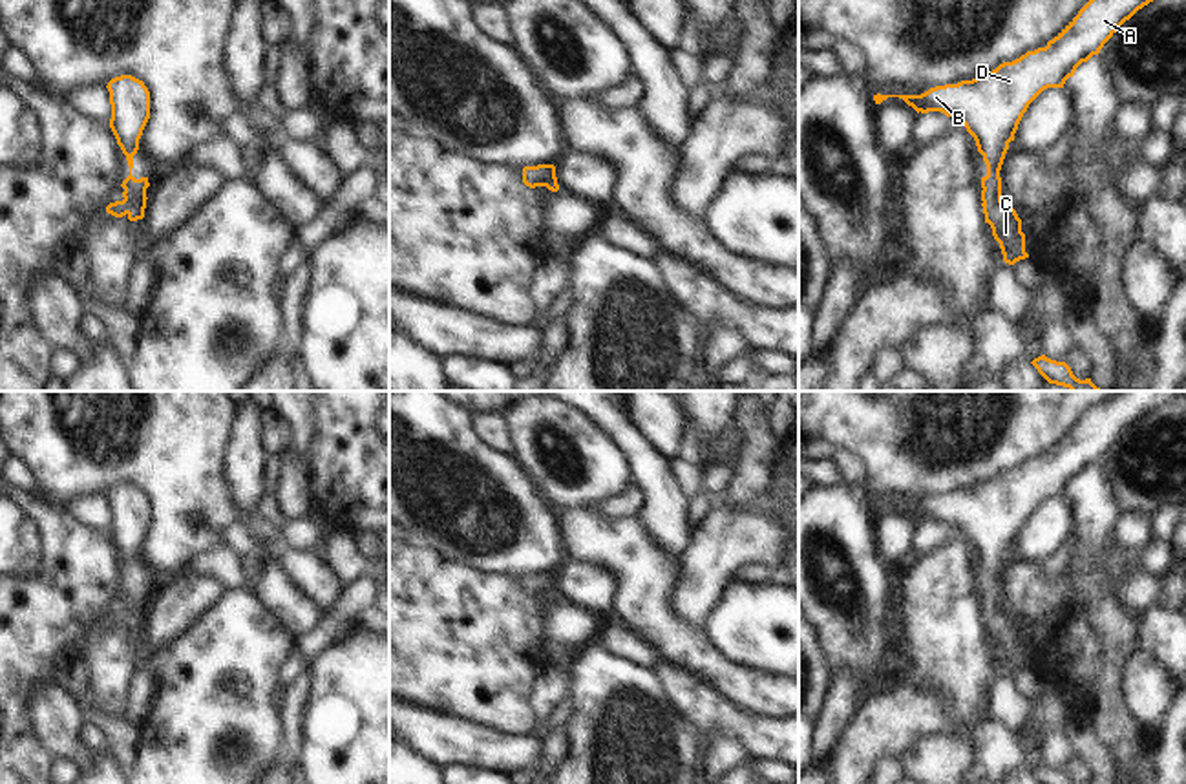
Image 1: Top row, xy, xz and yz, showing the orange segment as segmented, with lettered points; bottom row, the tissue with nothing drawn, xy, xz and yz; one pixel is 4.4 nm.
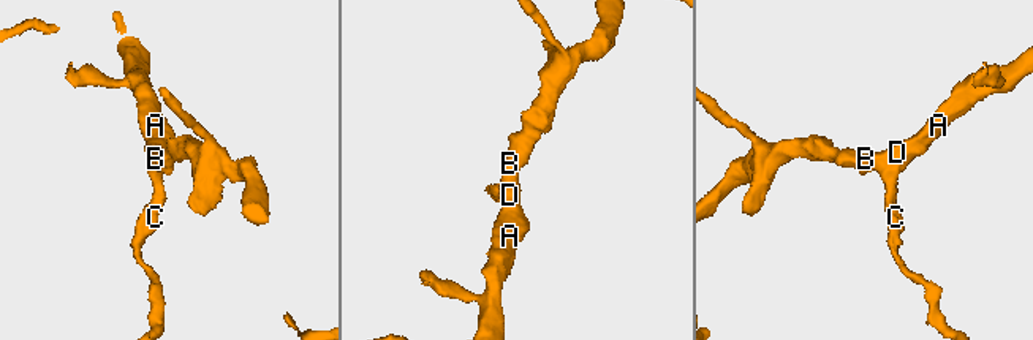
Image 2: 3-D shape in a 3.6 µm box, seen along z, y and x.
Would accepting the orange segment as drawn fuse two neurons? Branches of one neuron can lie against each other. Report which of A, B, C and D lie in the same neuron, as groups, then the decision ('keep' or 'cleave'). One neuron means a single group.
groups A B C D; keep

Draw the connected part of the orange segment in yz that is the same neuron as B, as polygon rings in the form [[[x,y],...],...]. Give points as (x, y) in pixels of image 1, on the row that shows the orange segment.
[[[1089,0],[1045,48],[1003,62],[983,77],[936,86],[921,95],[874,95],[875,104],[899,97],[917,113],[941,111],[965,124],[987,164],[981,207],[1005,263],[1029,258],[1022,219],[1001,201],[1000,177],[1023,113],[1043,90],[1064,88],[1076,68],[1098,55],[1117,29],[1149,2],[1153,0]]]

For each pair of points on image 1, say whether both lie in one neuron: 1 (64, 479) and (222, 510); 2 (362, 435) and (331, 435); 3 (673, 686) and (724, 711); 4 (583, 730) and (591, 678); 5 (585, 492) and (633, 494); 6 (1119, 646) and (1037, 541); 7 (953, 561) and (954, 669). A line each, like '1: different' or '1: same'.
1: same
2: same
3: same
4: same
5: different
6: different
7: same

